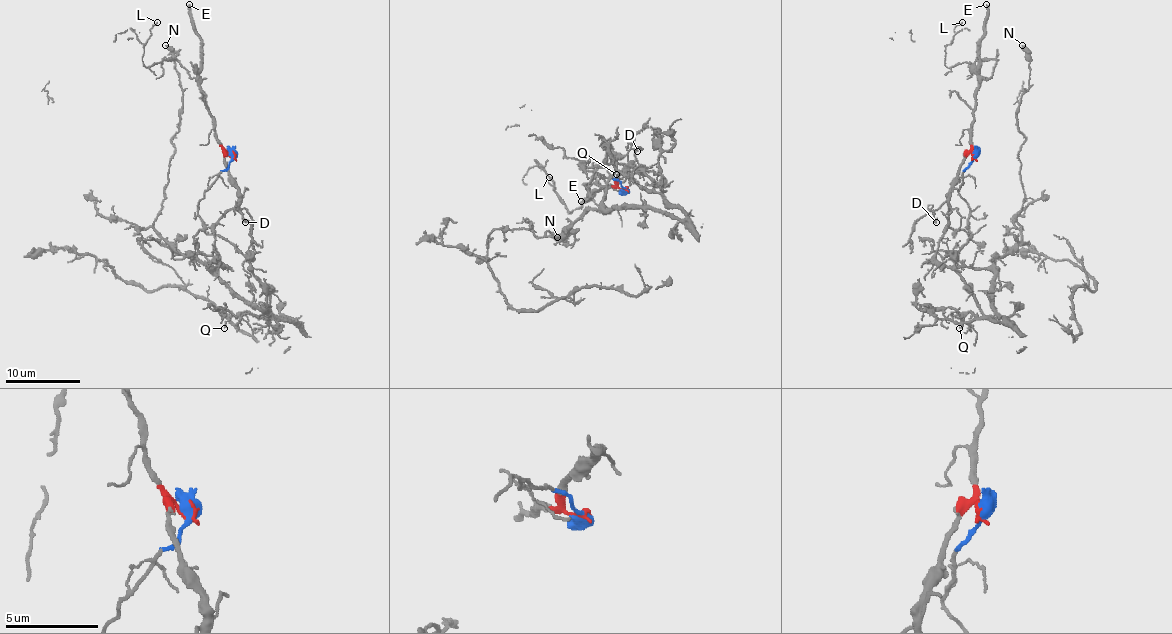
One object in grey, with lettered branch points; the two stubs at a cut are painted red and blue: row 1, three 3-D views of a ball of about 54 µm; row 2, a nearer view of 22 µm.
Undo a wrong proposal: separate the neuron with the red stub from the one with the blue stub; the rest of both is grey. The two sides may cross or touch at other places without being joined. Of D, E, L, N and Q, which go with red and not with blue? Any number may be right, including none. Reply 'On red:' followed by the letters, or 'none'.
On red: D, E, L

